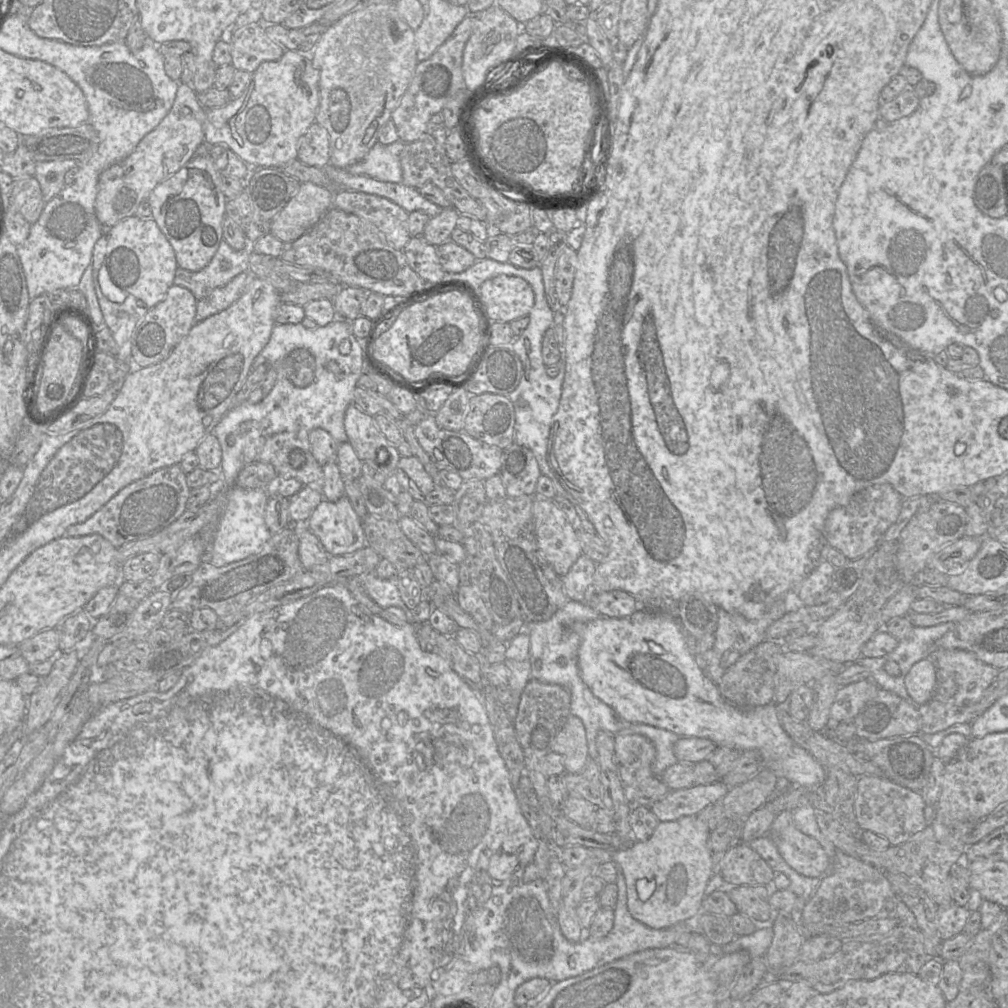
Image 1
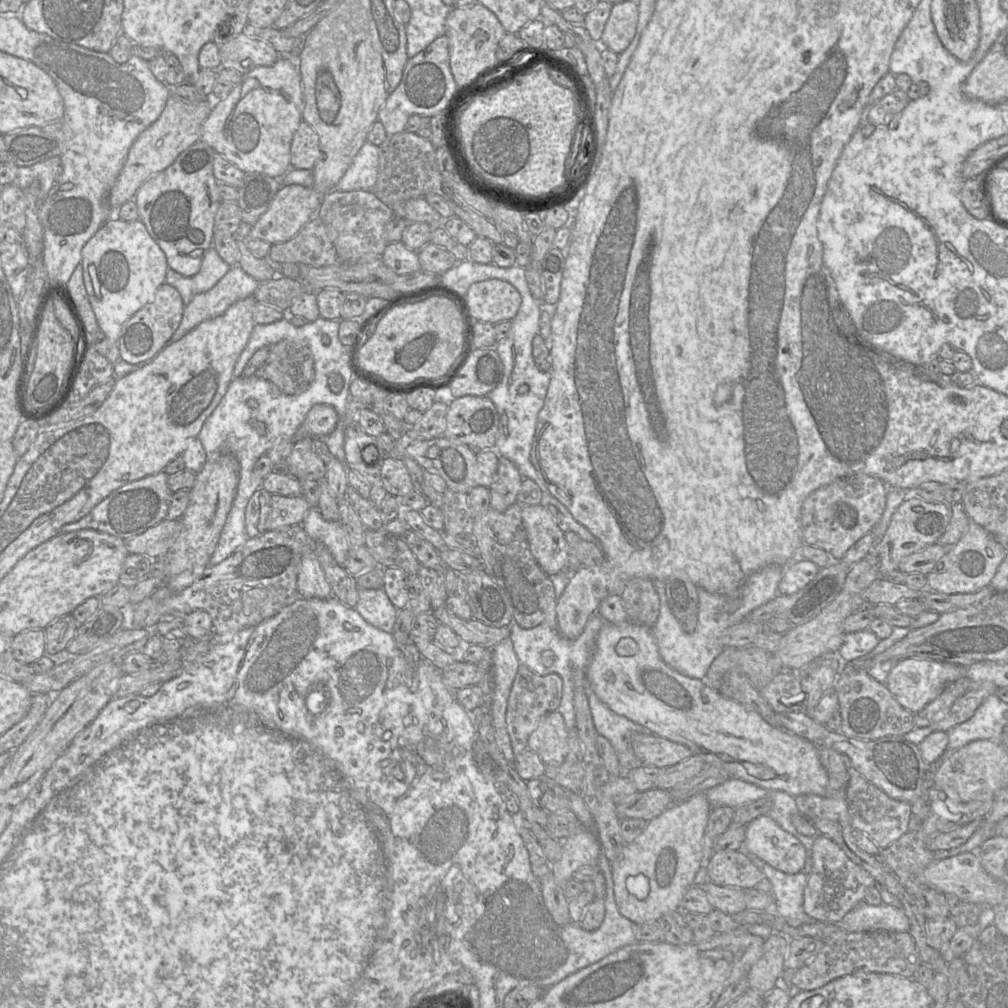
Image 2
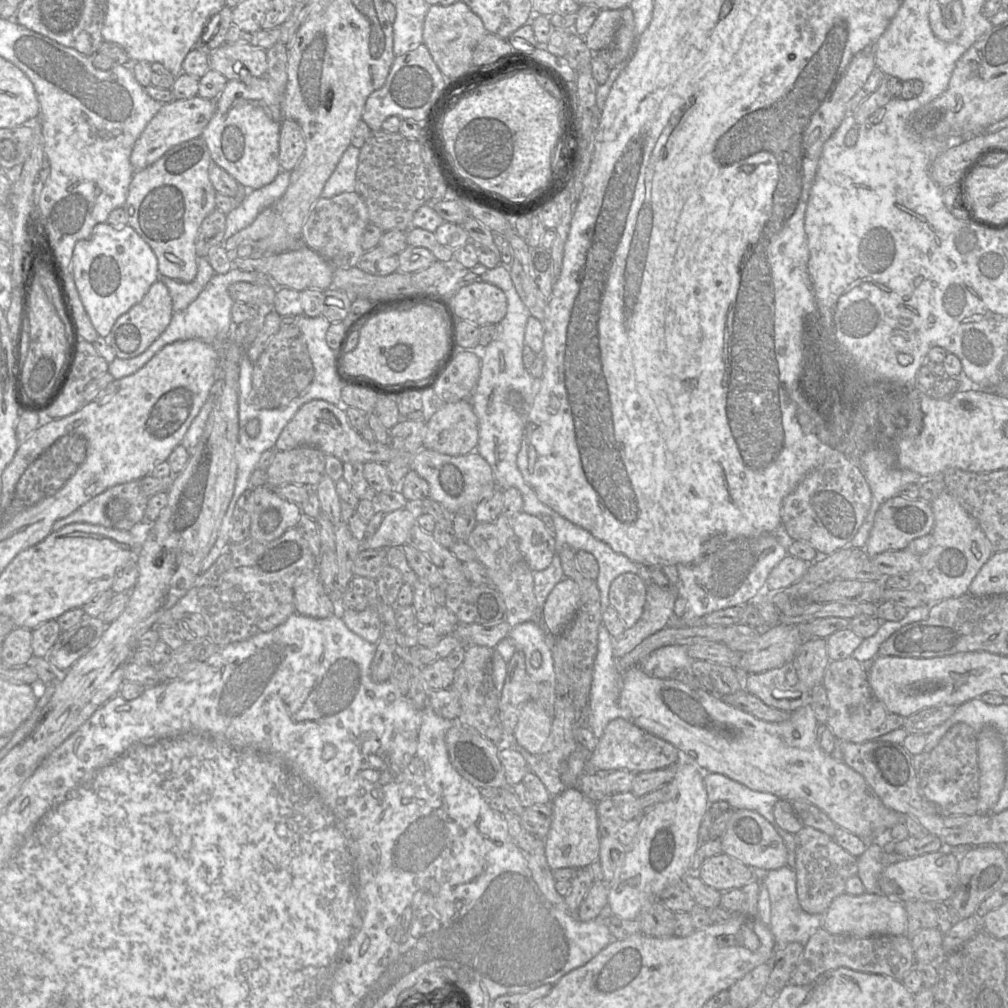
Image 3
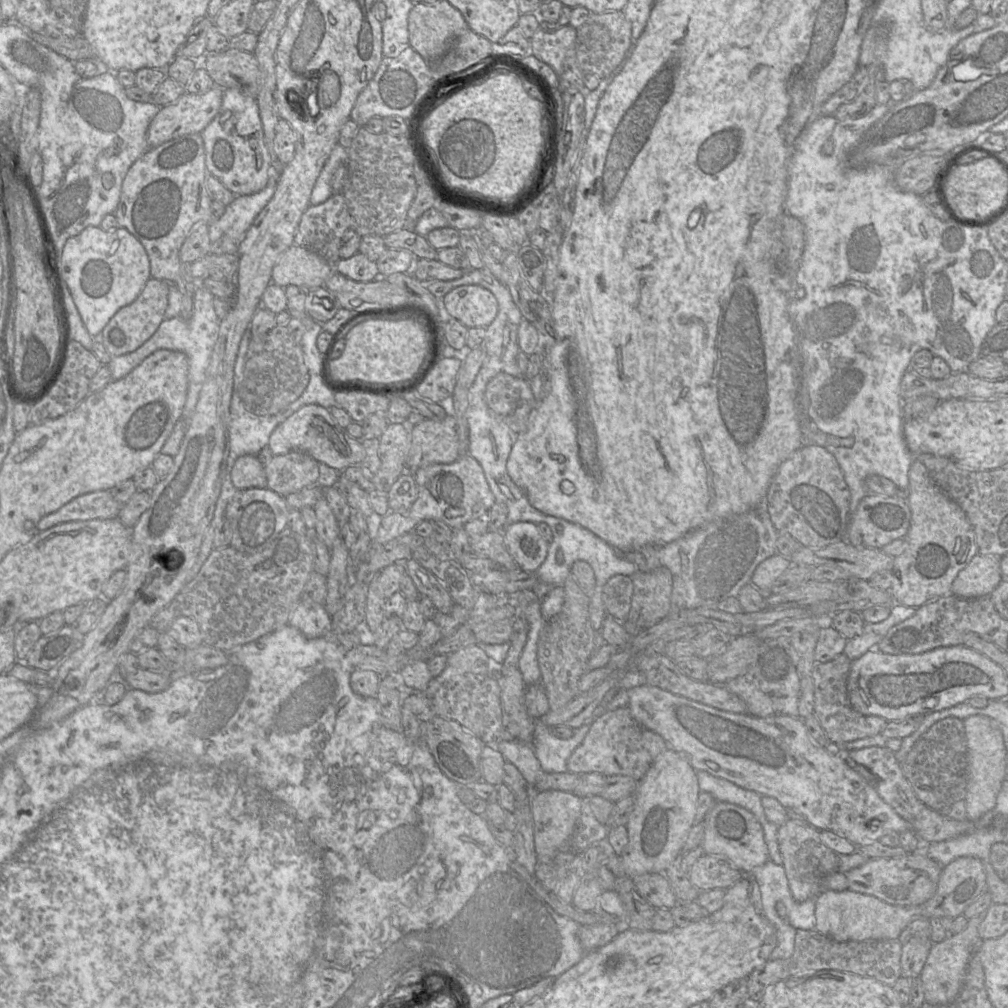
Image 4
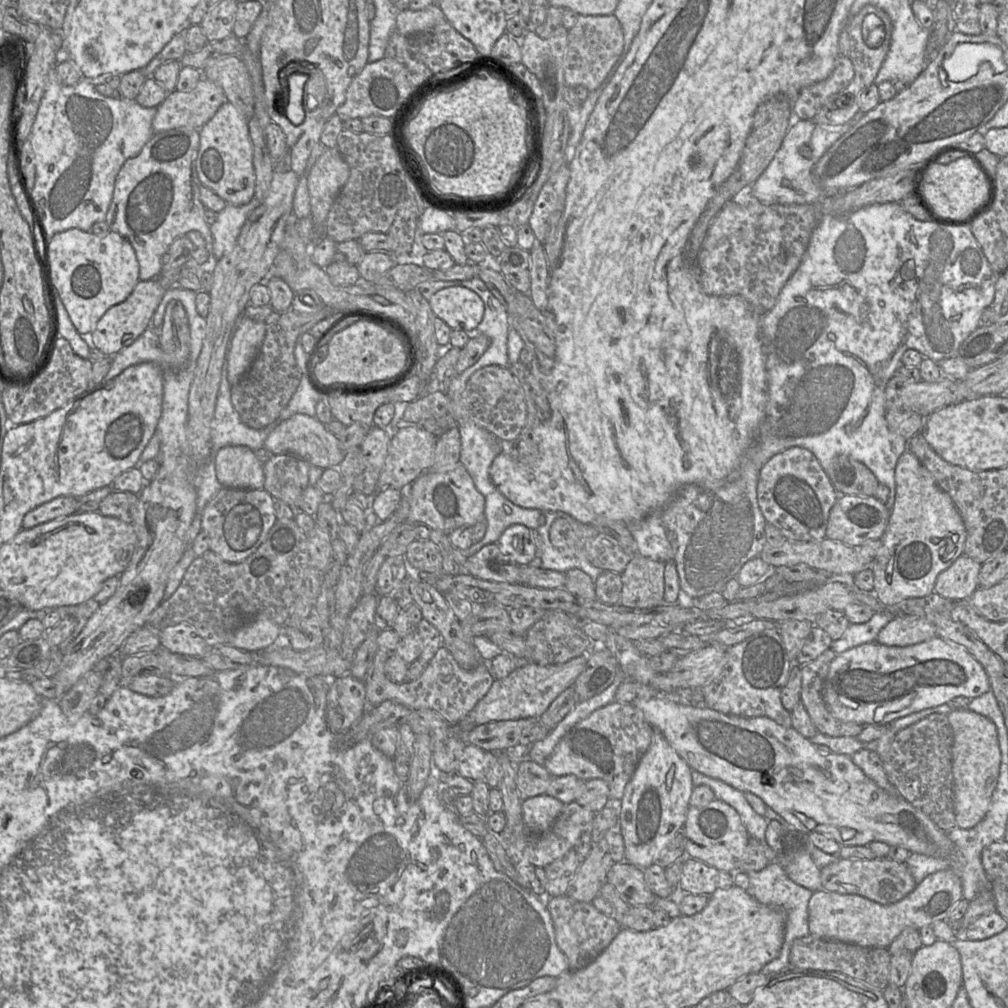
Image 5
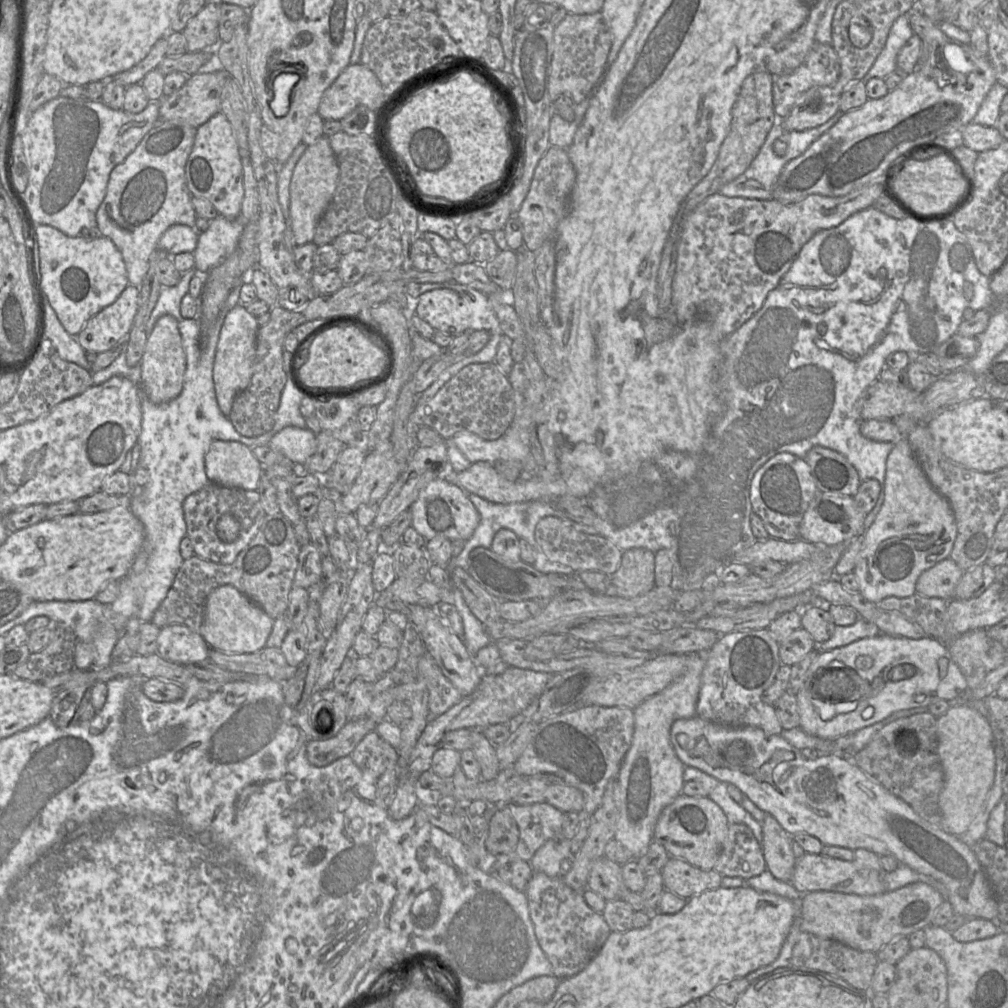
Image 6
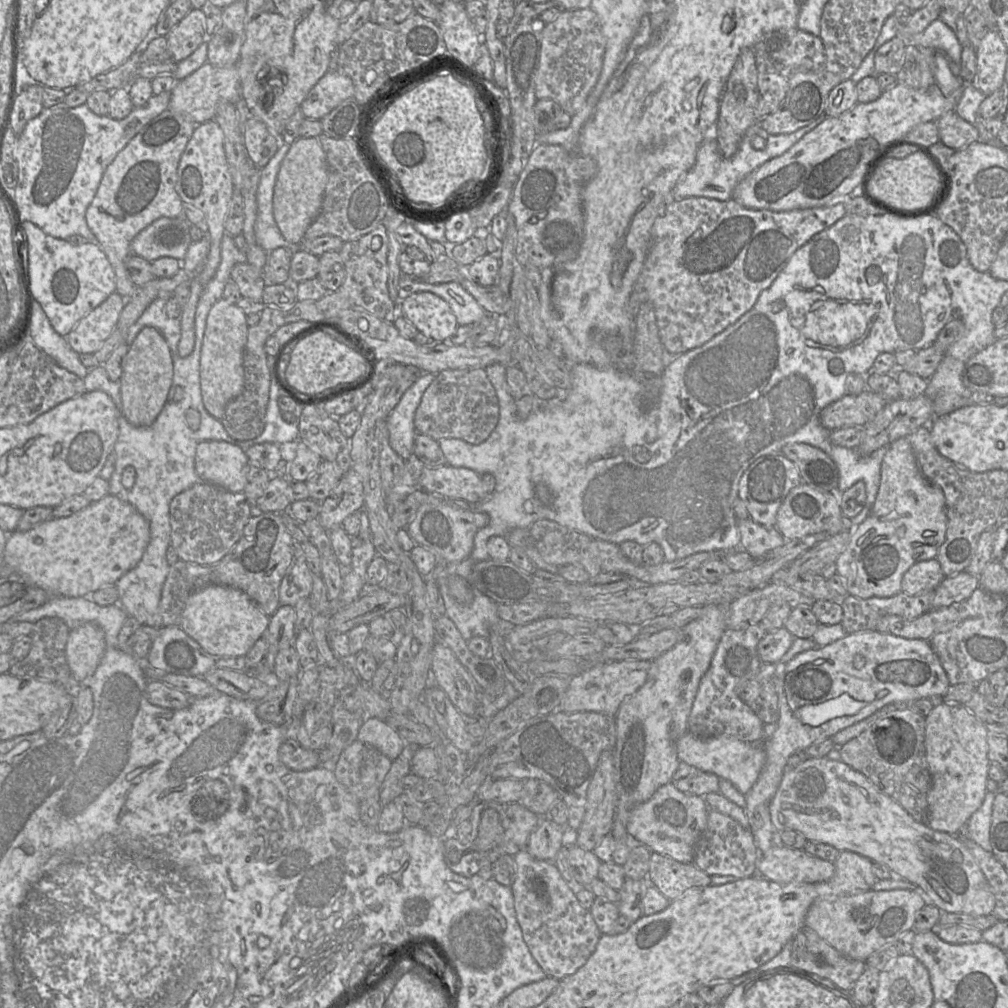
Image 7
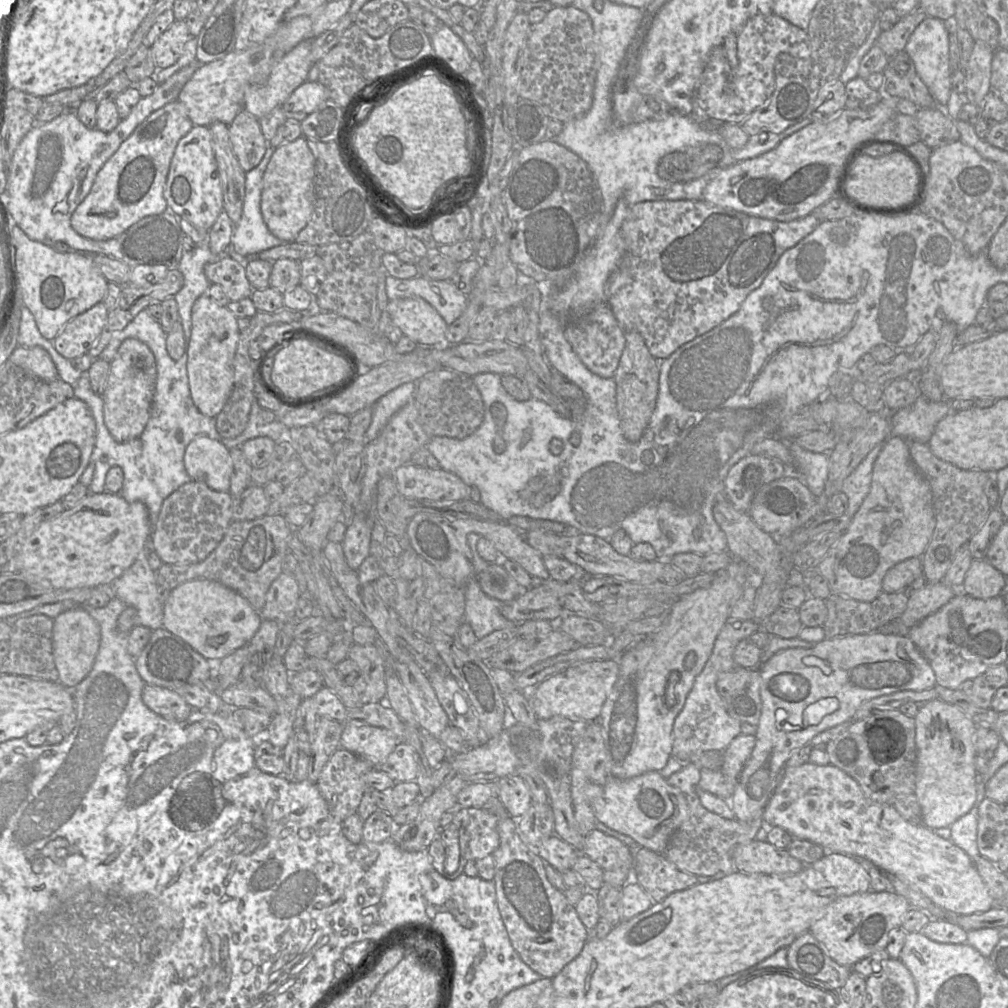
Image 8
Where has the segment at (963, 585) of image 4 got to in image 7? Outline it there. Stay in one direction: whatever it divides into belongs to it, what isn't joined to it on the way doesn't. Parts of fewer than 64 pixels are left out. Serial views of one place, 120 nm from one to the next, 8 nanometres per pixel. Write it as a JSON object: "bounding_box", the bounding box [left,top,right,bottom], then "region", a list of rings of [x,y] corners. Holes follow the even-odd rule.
{"bounding_box":[901,558,945,595],"region":[[[934,558],[911,566],[903,575],[901,591],[908,595],[934,591],[945,578],[939,562]]]}

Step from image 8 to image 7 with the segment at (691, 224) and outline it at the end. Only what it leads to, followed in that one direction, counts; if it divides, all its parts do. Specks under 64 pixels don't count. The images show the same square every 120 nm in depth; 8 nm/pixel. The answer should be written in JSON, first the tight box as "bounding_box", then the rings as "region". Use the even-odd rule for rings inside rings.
{"bounding_box":[630,199,845,355],"region":[[[734,199],[671,200],[651,228],[646,258],[630,296],[631,312],[636,316],[643,303],[652,304],[668,355],[697,348],[748,312],[797,249],[845,215],[843,202],[772,211],[747,208]]]}

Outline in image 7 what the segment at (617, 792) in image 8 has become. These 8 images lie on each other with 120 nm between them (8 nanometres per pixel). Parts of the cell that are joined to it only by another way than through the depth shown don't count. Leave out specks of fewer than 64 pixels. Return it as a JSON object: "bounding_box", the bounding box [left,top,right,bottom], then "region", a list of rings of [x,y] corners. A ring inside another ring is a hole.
{"bounding_box":[626,782,709,864],"region":[[[669,782],[659,787],[648,801],[635,806],[631,810],[626,830],[633,840],[647,846],[652,852],[684,864],[692,863],[695,845],[706,826],[708,812],[709,807],[703,797],[681,792],[677,790],[673,782]]]}

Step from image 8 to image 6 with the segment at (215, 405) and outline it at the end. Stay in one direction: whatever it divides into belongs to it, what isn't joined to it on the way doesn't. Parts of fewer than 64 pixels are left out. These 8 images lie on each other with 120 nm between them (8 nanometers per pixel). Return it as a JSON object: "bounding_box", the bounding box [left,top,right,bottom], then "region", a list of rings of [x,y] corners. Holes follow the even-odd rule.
{"bounding_box":[213,304,259,416],"region":[[[242,304],[231,308],[224,316],[213,363],[213,381],[218,406],[225,416],[231,411],[234,398],[250,383],[259,327],[256,317]]]}

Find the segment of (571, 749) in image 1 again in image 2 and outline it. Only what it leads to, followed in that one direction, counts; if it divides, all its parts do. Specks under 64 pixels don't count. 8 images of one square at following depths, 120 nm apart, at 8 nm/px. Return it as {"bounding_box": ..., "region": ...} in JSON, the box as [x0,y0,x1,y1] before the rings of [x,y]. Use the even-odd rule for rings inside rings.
{"bounding_box":[528,712,569,766],"region":[[[557,712],[546,714],[528,739],[528,749],[535,752],[546,765],[558,766],[568,754],[569,730],[563,716]]]}

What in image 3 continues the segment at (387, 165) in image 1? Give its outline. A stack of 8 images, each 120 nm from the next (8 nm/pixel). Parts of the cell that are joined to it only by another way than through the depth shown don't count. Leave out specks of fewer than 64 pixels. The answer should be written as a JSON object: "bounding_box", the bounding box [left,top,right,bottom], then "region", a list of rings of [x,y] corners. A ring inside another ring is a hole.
{"bounding_box":[322,145,360,198],"region":[[[350,145],[341,156],[335,170],[327,180],[322,198],[331,198],[343,192],[356,190],[356,170],[360,148]]]}

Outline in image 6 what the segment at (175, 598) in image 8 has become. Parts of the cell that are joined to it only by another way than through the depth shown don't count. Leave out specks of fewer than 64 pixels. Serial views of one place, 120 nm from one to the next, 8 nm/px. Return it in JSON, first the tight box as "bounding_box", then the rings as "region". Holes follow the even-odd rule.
{"bounding_box":[198,585,274,653],"region":[[[223,585],[208,595],[204,619],[198,633],[211,648],[226,653],[253,653],[265,648],[273,623],[274,620],[246,595],[232,586]]]}

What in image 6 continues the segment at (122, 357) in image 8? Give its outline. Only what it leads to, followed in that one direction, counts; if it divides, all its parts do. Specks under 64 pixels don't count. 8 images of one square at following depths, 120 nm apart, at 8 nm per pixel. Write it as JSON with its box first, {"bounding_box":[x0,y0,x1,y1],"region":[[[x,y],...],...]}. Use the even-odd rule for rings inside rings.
{"bounding_box":[139,314,186,404],"region":[[[165,314],[157,320],[147,337],[139,365],[141,367],[140,390],[152,402],[156,404],[168,402],[181,392],[186,369],[186,357],[178,321],[174,316]]]}

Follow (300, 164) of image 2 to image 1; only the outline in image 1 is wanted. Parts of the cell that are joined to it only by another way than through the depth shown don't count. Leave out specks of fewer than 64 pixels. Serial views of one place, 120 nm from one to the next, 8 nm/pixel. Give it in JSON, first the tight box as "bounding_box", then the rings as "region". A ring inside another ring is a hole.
{"bounding_box":[297,122,330,167],"region":[[[314,122],[298,143],[297,159],[306,165],[323,167],[330,161],[329,133]]]}

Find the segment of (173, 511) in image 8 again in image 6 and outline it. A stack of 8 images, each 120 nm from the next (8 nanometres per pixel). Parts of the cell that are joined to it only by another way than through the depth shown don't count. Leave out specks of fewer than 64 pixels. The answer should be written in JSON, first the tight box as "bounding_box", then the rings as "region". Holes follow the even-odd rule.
{"bounding_box":[183,483,266,564],"region":[[[209,483],[183,501],[183,513],[186,523],[186,537],[192,543],[194,555],[217,564],[231,564],[238,554],[255,536],[266,513],[256,490],[240,490]]]}

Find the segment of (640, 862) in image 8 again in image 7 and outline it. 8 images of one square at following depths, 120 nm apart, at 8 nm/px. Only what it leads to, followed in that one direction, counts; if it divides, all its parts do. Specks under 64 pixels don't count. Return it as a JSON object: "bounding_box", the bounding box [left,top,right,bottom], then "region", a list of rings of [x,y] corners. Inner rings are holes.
{"bounding_box":[647,852,711,901],"region":[[[655,852],[650,857],[647,879],[670,901],[679,898],[691,888],[711,884],[711,876],[693,863],[684,864]]]}

